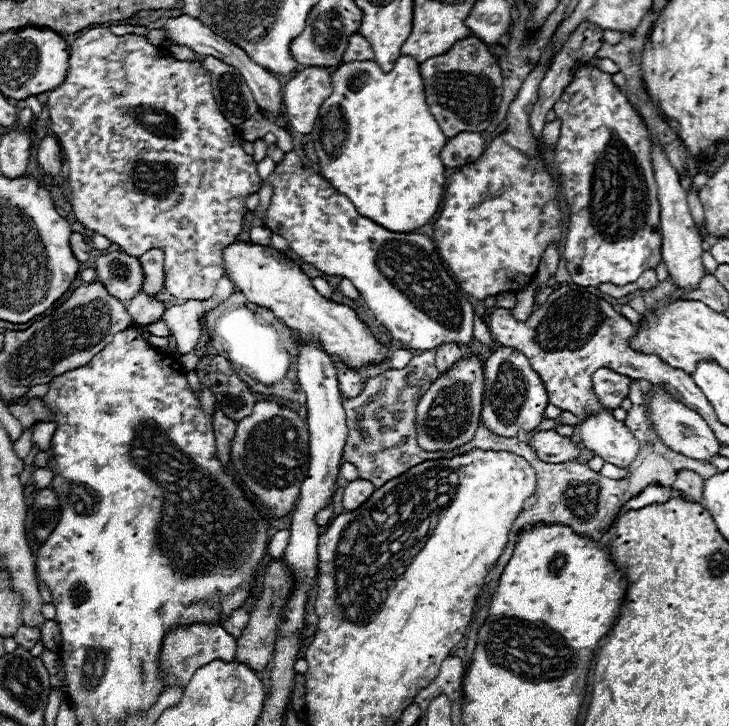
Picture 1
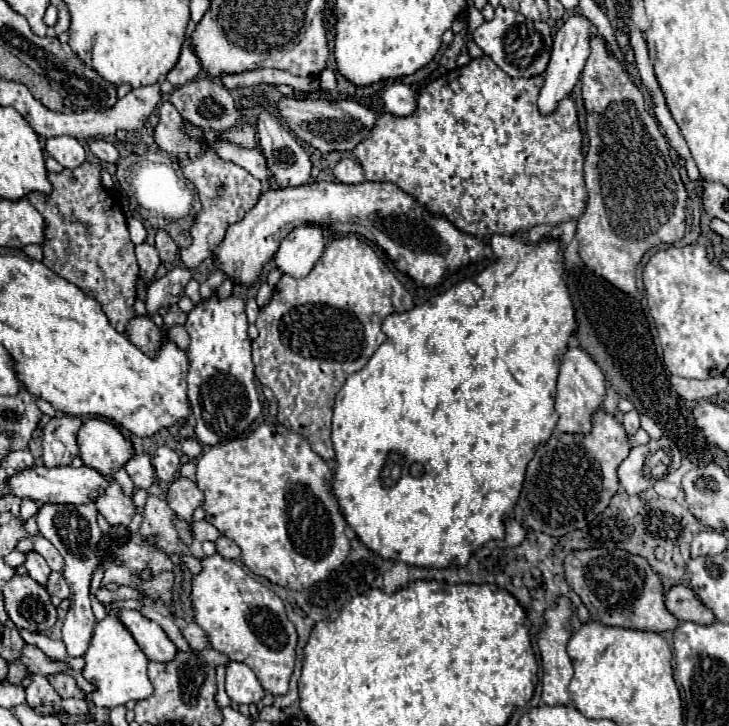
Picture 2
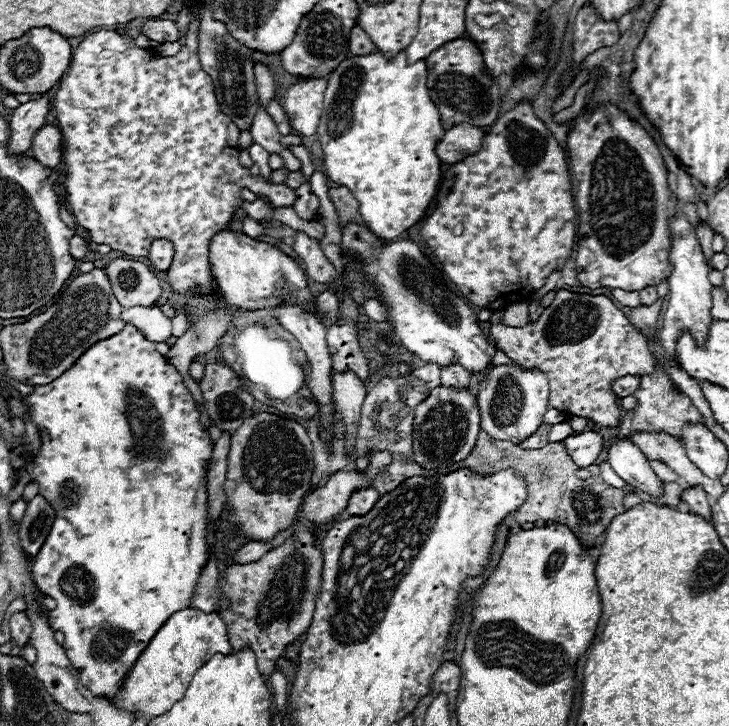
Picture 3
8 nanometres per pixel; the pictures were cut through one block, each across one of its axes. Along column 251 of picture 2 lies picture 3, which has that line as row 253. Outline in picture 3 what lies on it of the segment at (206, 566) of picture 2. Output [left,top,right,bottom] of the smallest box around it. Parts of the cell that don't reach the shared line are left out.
[566,104,674,290]

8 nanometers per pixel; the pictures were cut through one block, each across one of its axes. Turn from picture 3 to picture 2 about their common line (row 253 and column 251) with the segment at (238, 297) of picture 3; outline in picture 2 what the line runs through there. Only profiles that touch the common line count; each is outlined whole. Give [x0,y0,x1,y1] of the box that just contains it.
[214,182,492,288]

